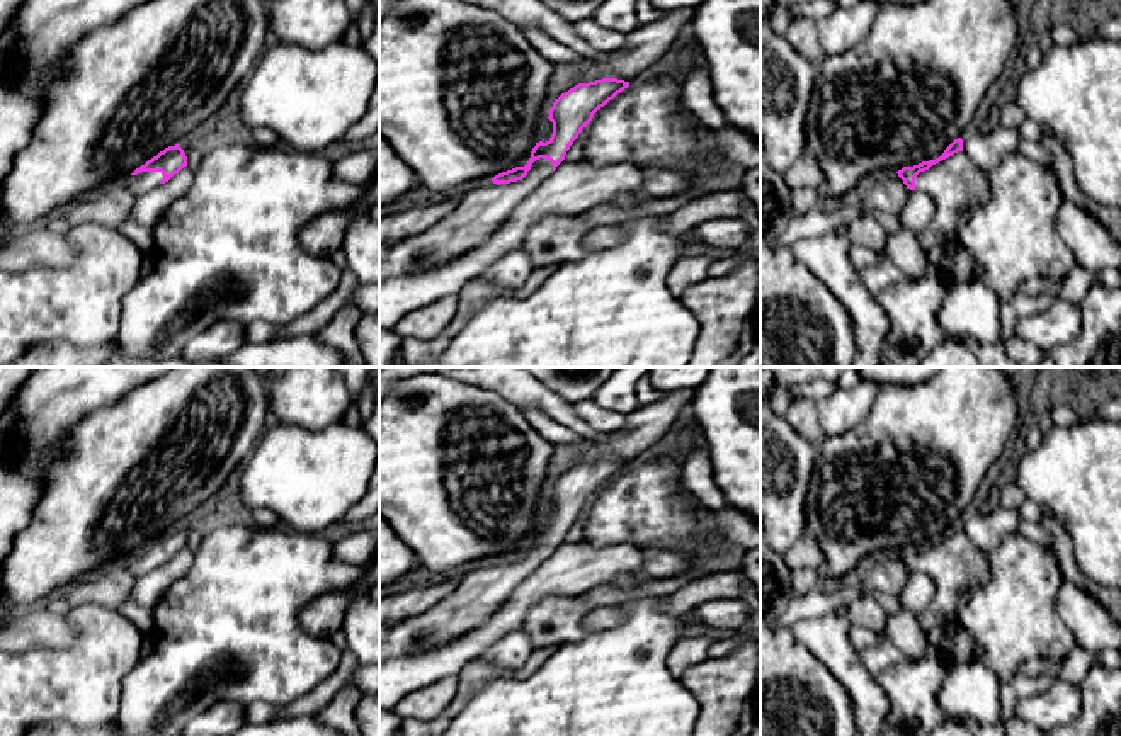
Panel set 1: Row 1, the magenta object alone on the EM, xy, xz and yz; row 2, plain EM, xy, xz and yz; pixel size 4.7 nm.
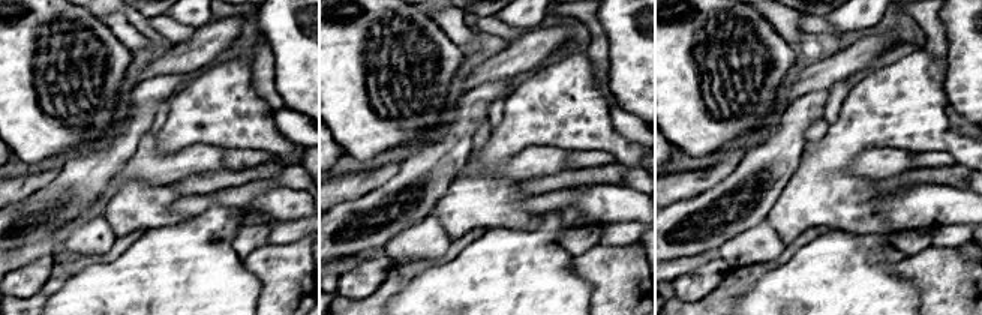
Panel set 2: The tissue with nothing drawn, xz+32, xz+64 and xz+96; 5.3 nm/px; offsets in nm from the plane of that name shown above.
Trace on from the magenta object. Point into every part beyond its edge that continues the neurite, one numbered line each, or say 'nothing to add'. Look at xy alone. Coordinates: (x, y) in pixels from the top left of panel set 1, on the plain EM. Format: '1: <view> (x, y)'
1: xy (143, 563)

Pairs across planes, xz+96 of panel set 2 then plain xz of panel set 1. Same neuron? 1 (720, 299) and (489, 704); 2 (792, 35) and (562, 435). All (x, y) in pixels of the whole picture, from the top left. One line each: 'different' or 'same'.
1: different
2: same

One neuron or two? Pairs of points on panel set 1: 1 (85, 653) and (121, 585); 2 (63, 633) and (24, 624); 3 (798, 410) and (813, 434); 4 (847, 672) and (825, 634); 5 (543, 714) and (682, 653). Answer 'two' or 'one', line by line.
1: two
2: one
3: one
4: one
5: two

